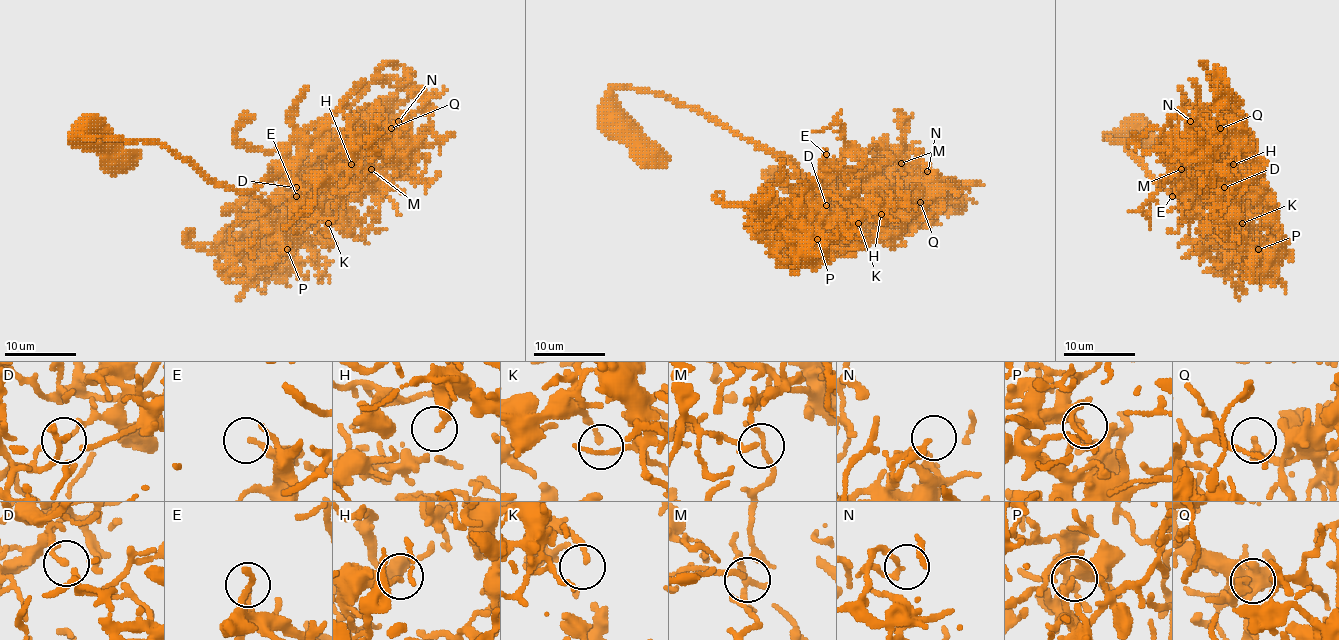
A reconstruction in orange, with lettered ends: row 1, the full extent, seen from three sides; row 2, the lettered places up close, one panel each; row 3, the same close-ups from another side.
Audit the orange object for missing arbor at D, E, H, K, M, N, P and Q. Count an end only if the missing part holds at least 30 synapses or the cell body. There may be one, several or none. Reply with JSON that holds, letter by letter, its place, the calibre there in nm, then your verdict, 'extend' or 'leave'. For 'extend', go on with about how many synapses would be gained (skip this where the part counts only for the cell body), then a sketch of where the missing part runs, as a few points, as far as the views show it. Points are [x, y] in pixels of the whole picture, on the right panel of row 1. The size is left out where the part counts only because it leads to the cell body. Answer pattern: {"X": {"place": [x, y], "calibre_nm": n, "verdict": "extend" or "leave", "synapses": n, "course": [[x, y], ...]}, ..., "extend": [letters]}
{"D": {"place": [1224, 187], "calibre_nm": 130, "verdict": "leave"}, "E": {"place": [1172, 196], "calibre_nm": 200, "verdict": "leave"}, "H": {"place": [1233, 164], "calibre_nm": 280, "verdict": "leave"}, "K": {"place": [1242, 223], "calibre_nm": 170, "verdict": "leave"}, "M": {"place": [1181, 169], "calibre_nm": 170, "verdict": "leave"}, "N": {"place": [1190, 121], "calibre_nm": 140, "verdict": "leave"}, "P": {"place": [1258, 249], "calibre_nm": 200, "verdict": "leave"}, "Q": {"place": [1220, 128], "calibre_nm": 200, "verdict": "leave"}, "extend": []}

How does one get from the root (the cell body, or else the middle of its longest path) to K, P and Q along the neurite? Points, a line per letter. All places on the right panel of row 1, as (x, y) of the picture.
K: (1138, 132), (1138, 139), (1106, 137), (1120, 139), (1167, 189), (1192, 180), (1204, 164), (1199, 182), (1242, 223)
P: (1138, 132), (1138, 139), (1106, 137), (1120, 139), (1167, 189), (1195, 208), (1211, 244), (1254, 258), (1258, 249)
Q: (1138, 132), (1106, 137), (1176, 189), (1204, 167), (1199, 137), (1236, 139), (1229, 125), (1220, 128)

